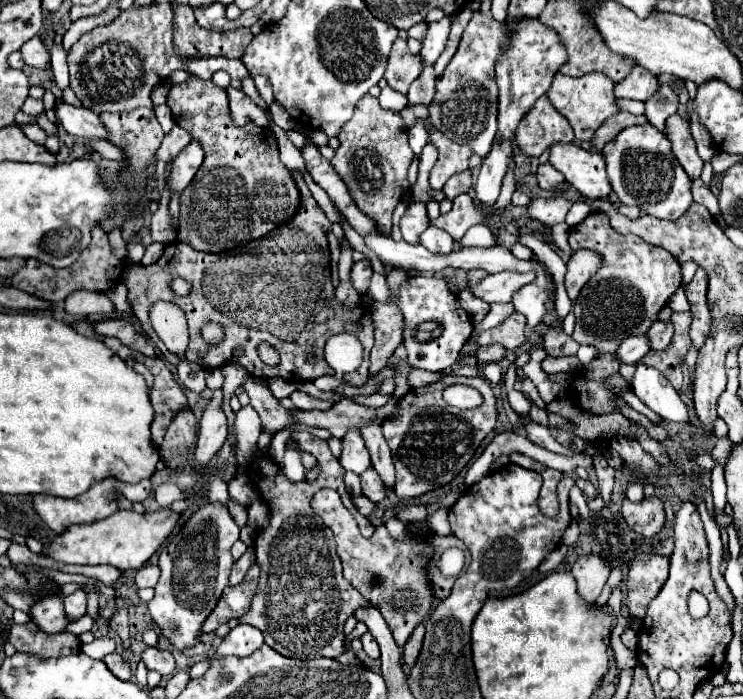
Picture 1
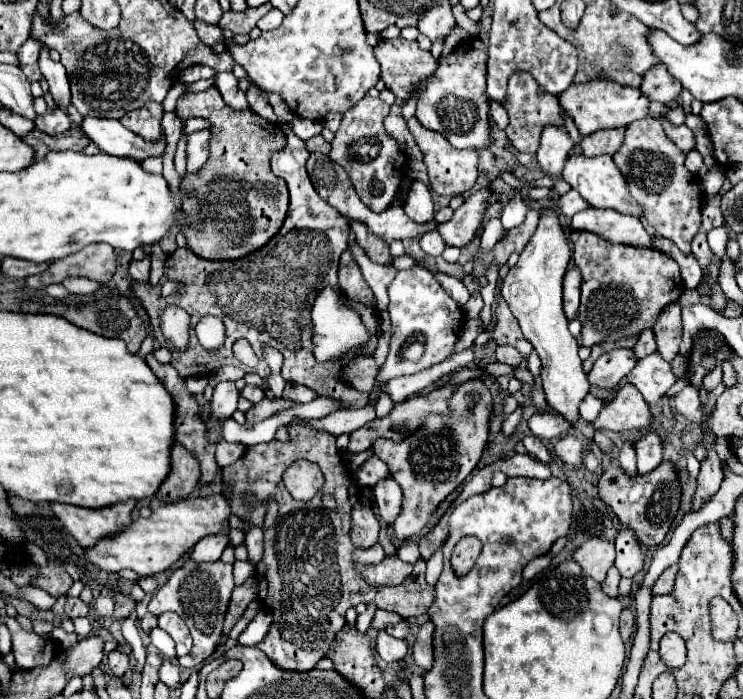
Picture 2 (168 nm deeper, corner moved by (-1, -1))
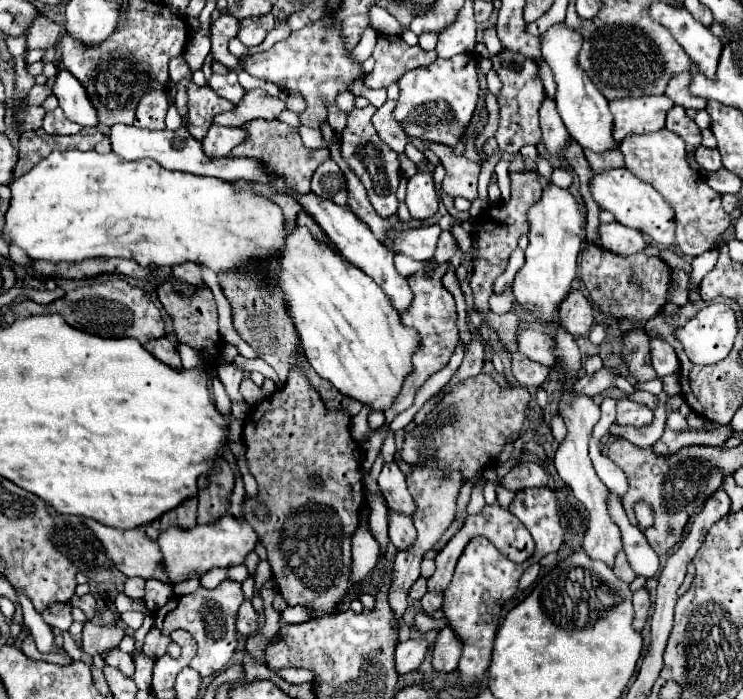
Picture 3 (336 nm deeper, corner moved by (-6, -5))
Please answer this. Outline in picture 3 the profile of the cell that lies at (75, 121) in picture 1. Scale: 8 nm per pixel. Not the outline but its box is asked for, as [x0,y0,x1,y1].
[2,124,418,410]

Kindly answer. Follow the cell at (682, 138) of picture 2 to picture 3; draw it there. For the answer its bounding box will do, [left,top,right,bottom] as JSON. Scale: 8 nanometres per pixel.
[694,146,722,170]

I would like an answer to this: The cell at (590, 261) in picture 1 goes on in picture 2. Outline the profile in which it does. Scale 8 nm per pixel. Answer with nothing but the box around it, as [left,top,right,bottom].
[563,266,581,320]

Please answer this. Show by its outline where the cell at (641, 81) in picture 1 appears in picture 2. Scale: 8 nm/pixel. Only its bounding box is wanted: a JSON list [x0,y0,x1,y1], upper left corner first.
[641,64,681,102]

